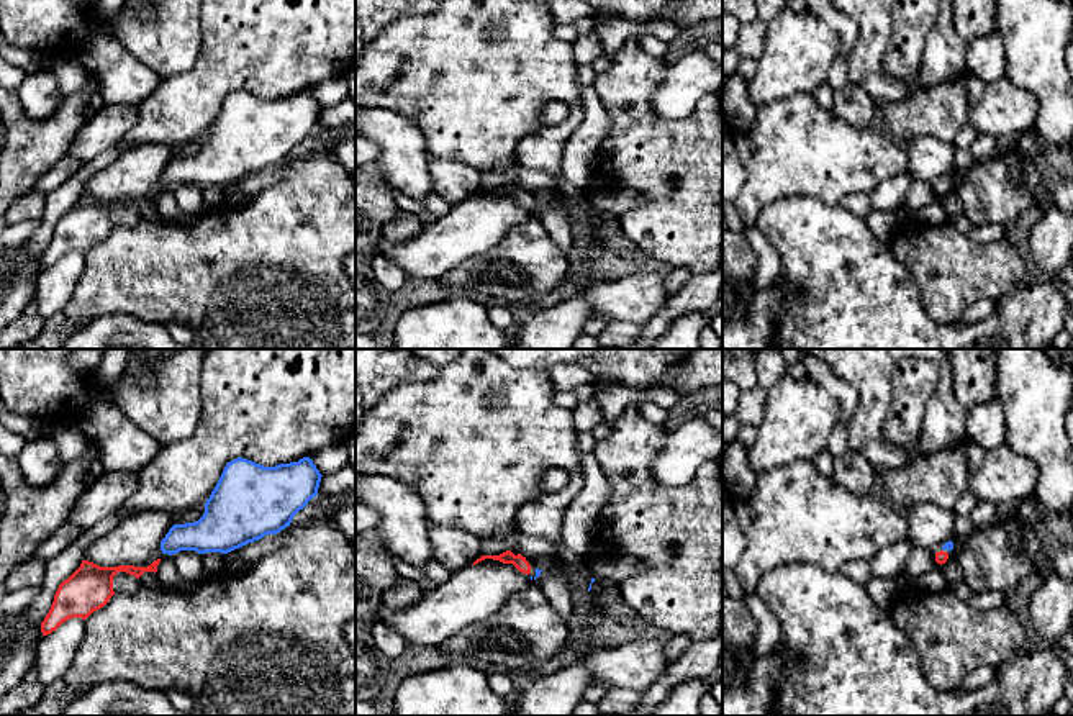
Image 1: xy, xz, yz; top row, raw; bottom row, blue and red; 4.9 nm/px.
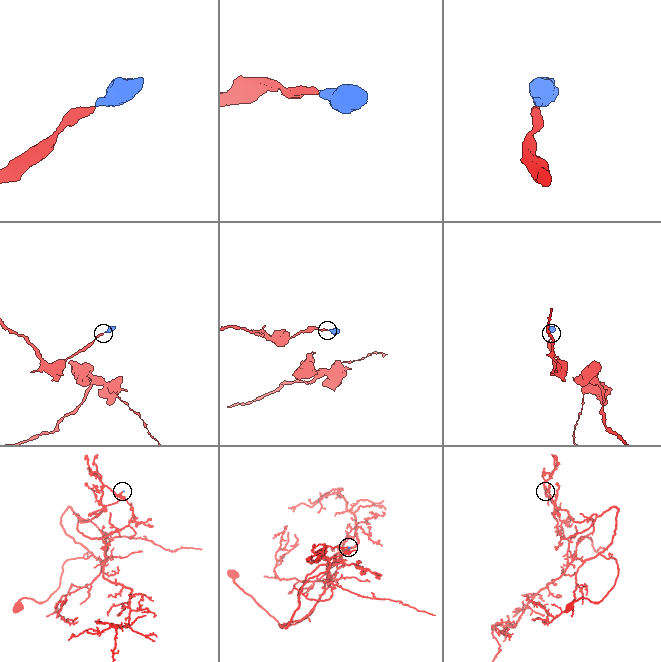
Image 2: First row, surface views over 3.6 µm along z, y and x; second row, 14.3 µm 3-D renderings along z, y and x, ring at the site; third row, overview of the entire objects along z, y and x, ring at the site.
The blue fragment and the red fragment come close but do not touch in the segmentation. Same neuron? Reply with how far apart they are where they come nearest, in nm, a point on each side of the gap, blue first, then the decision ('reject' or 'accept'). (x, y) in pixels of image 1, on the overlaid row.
0 nm | accept

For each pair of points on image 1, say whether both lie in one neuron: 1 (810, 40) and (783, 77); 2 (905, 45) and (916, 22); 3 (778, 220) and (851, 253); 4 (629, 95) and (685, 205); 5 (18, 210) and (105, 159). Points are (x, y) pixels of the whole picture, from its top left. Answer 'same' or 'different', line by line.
1: same
2: same
3: same
4: same
5: different

